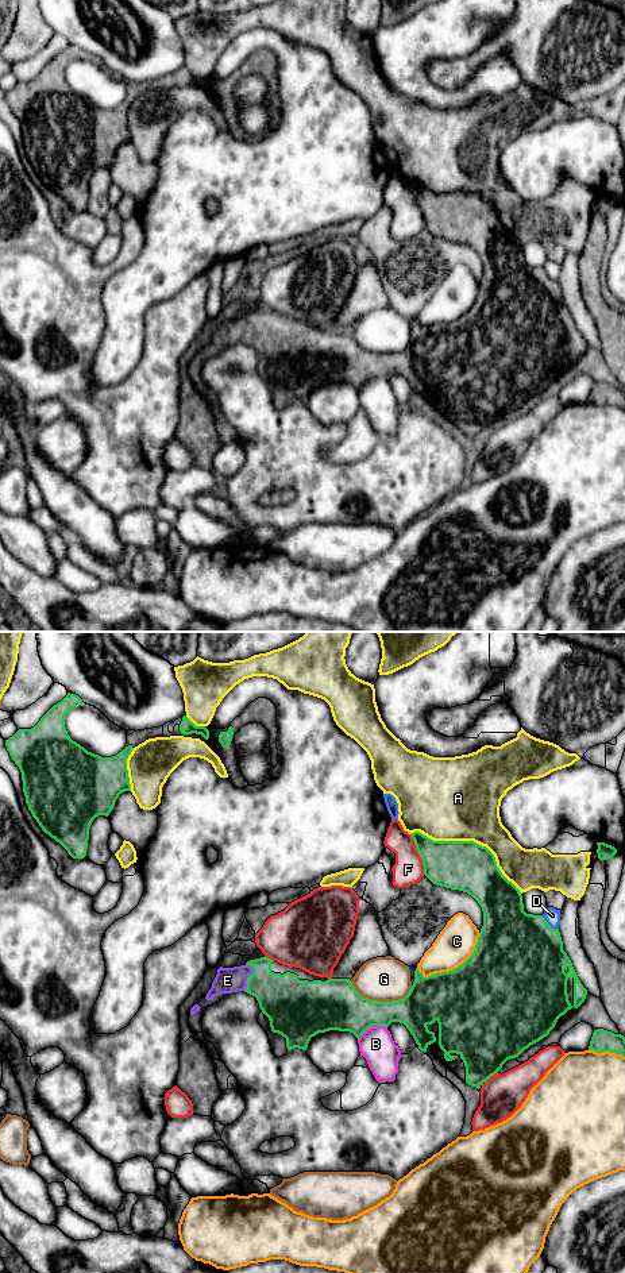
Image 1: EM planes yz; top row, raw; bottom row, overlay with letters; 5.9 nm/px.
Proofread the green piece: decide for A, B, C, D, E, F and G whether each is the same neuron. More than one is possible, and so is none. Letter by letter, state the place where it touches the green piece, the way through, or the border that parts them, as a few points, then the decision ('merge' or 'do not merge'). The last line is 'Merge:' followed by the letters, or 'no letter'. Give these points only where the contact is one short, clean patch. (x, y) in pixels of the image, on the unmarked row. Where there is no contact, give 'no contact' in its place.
A: contact yz (471, 193); do not merge
B: contact yz (371, 377); do not merge
C: contact yz (455, 320); do not merge
D: contact yz (547, 276); do not merge
E: contact yz (247, 330); way yz (284, 350), (255, 330), (247, 330), (227, 332); merge
F: contact yz (419, 205); do not merge
G: contact yz (381, 354); do not merge
Merge: E

